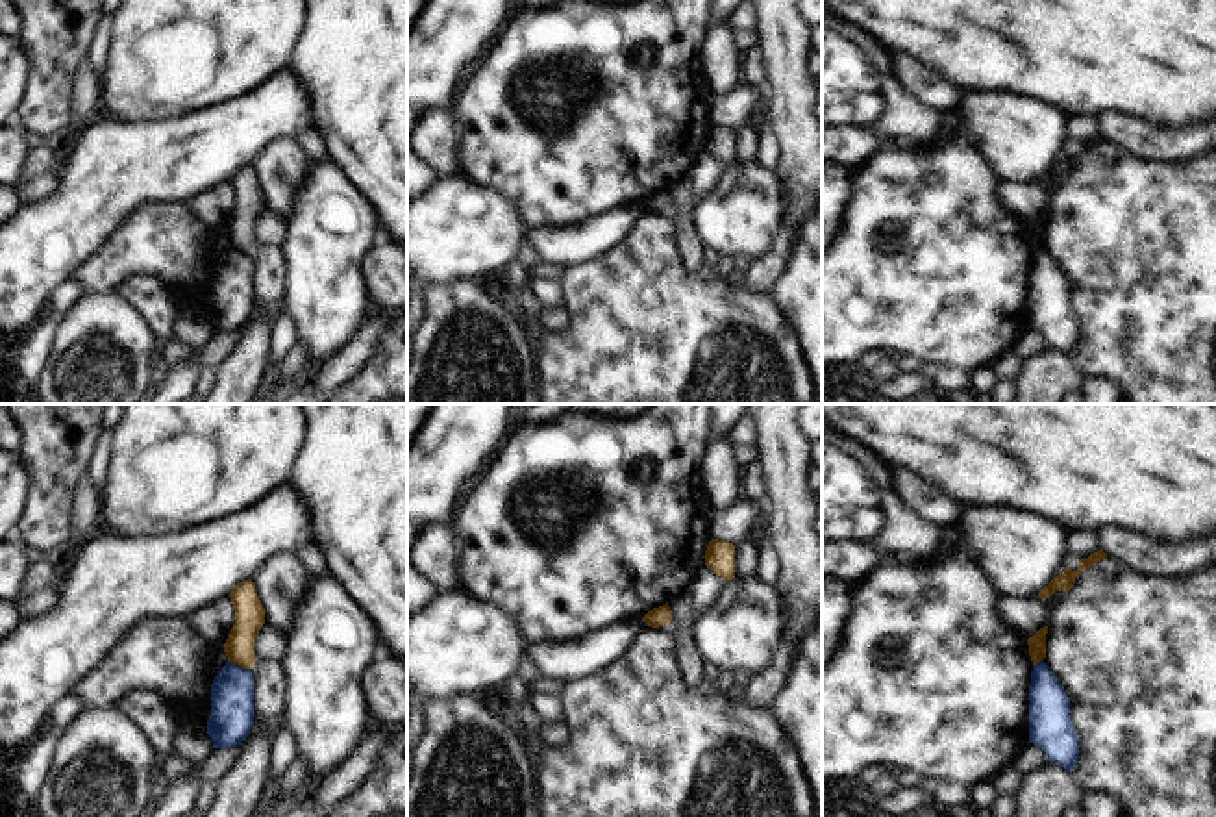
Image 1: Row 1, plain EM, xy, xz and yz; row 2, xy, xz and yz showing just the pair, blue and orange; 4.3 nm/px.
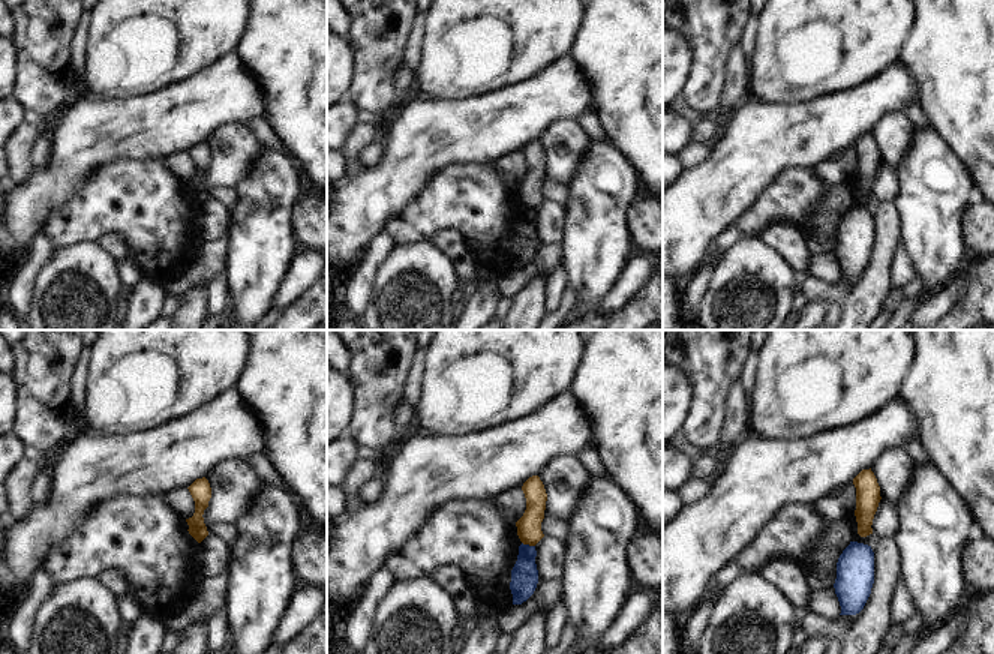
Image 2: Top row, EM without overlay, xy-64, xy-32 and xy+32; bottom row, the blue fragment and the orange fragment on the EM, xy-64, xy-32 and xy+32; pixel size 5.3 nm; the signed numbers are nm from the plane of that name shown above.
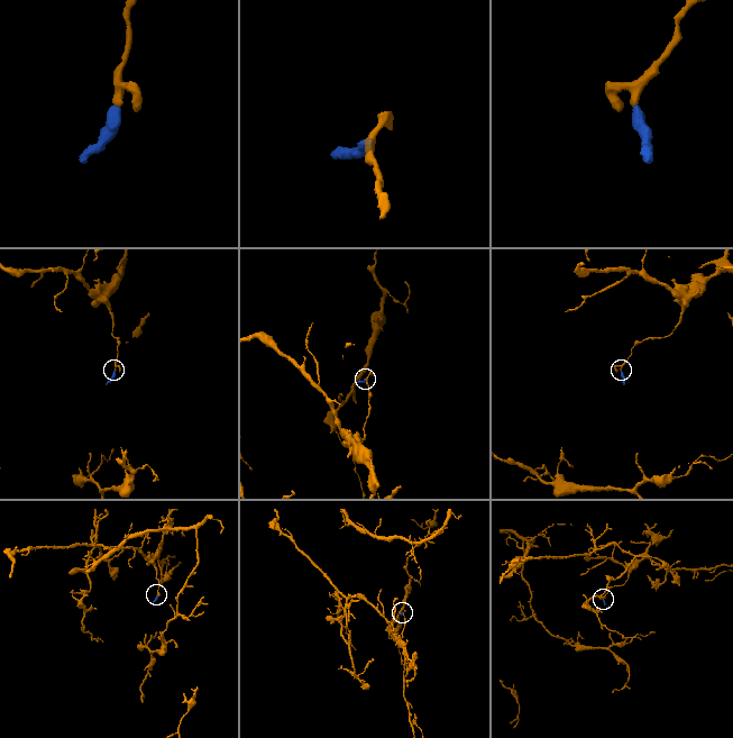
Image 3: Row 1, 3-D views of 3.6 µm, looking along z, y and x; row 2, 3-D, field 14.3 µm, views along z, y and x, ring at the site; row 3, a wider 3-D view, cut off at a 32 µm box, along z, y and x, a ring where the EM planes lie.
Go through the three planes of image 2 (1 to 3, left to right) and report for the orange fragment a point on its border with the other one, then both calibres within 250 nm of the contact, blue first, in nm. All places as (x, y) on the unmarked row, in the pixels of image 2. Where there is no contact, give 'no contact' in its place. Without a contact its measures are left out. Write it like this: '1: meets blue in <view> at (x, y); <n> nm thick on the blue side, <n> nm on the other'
1: no contact
2: meets blue in xy-32 at (528, 209); 140 nm thick on the blue side, 130 nm on the other
3: no contact

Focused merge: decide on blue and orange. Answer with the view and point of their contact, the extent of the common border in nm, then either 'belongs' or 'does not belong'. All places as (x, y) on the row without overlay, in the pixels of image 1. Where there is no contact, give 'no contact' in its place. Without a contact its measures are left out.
contact xy (237, 251); length 100 nm; does not belong

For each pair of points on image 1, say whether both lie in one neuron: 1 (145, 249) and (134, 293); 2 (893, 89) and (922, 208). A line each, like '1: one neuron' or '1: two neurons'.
1: two neurons
2: two neurons

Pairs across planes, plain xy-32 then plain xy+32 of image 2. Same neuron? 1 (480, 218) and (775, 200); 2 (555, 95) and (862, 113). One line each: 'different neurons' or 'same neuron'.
1: same neuron
2: same neuron

